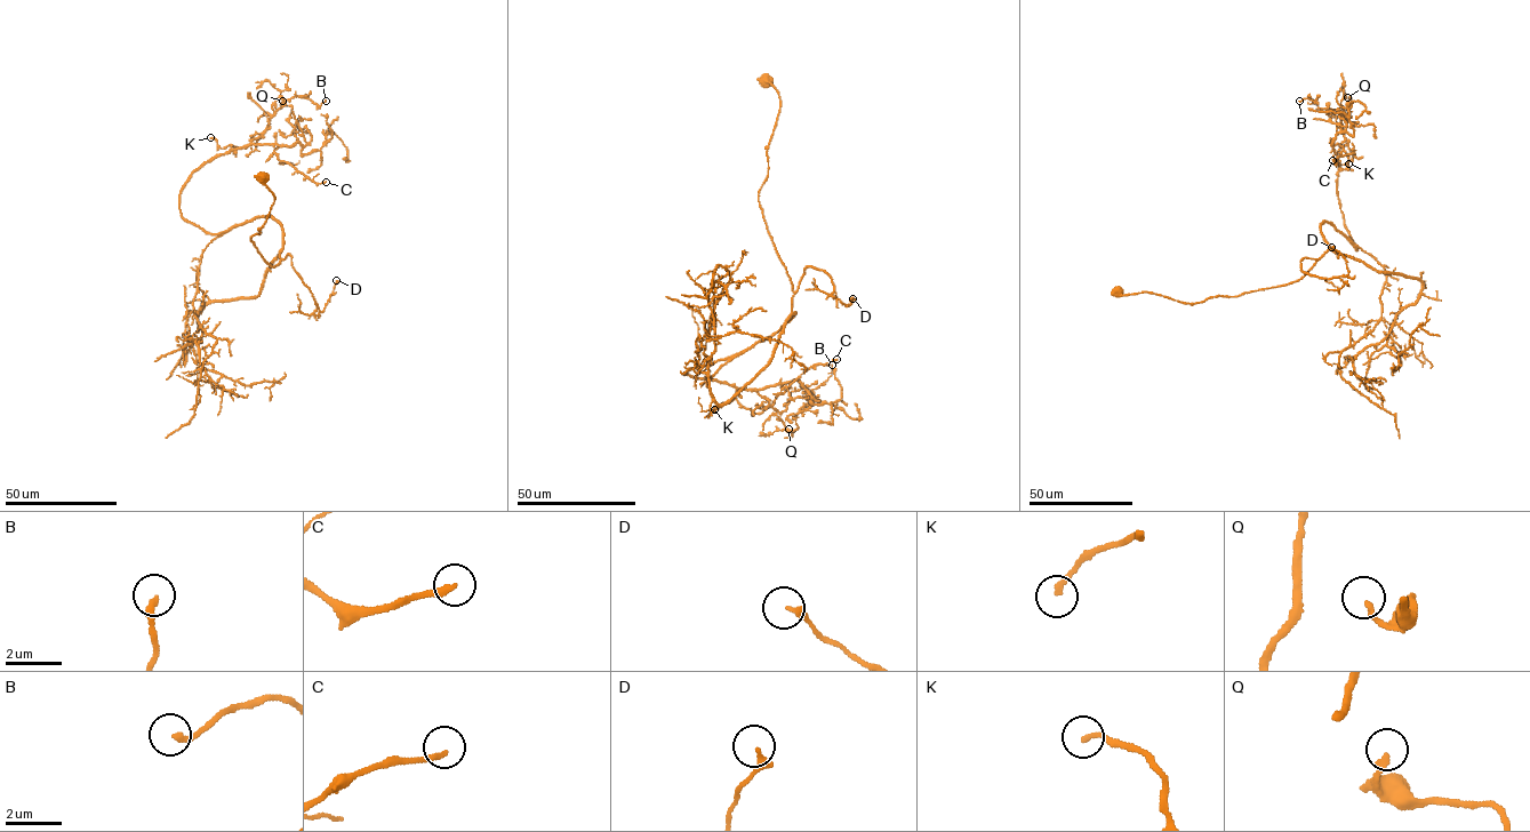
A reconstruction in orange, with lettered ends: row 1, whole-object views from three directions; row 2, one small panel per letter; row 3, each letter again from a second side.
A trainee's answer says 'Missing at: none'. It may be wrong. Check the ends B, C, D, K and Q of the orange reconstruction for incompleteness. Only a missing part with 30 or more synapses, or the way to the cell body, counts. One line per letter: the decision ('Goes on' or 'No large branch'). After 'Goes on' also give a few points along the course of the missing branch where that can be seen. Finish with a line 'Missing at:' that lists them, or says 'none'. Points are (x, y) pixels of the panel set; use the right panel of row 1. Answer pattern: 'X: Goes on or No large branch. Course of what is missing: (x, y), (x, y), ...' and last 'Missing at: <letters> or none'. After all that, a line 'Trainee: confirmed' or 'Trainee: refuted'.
B: No large branch
C: No large branch
D: No large branch
K: No large branch
Q: No large branch
Missing at: none
Trainee: confirmed

